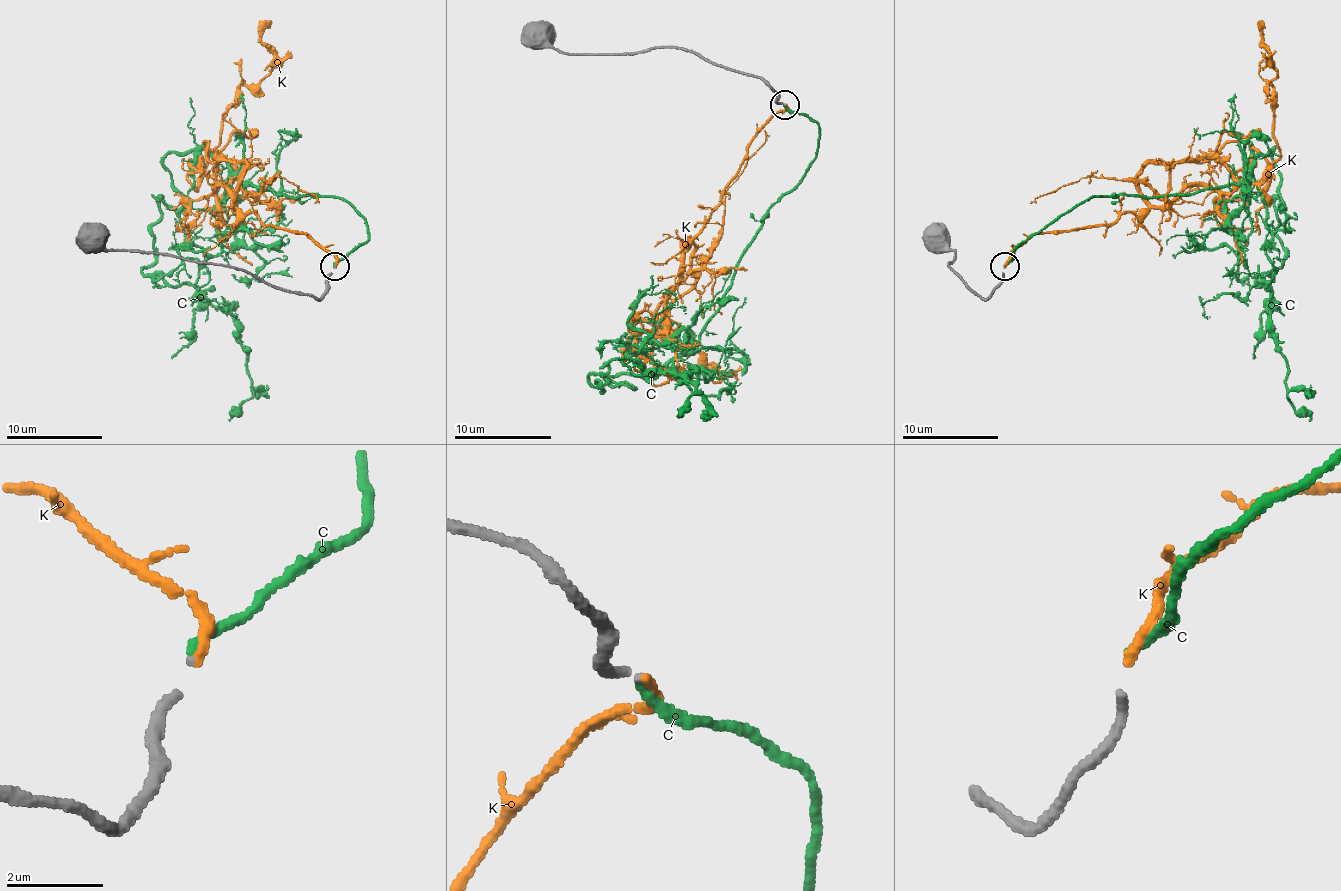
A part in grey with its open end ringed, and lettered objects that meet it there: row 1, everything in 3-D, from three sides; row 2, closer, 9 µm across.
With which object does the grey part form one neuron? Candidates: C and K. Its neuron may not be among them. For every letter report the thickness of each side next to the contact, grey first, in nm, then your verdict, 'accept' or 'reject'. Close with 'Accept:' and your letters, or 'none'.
C: calibres 100 and 200 nm; reject
K: calibres 100 and 220 nm; accept
Accept: K

